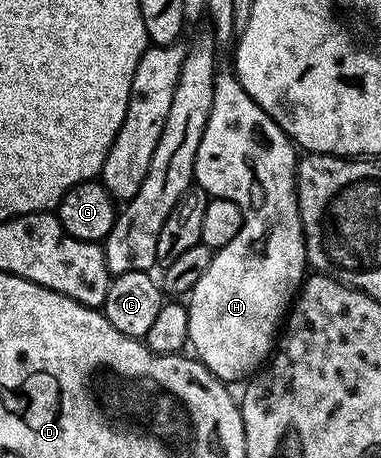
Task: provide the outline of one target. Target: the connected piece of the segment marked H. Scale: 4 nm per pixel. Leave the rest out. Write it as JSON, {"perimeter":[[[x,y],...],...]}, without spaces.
{"perimeter":[[[223,67],[216,68],[215,71],[215,90],[213,91],[213,107],[209,111],[209,123],[205,123],[205,135],[201,135],[201,147],[197,147],[197,159],[195,160],[195,180],[194,184],[202,192],[206,193],[208,198],[220,197],[229,199],[237,203],[243,212],[243,222],[241,231],[237,231],[237,236],[225,247],[215,250],[215,257],[209,263],[209,268],[205,270],[205,275],[197,279],[197,283],[191,288],[189,300],[186,302],[187,314],[189,315],[189,335],[187,340],[194,356],[200,361],[207,370],[224,383],[231,381],[246,382],[248,378],[259,372],[261,366],[272,356],[273,350],[277,345],[277,338],[281,333],[281,326],[295,300],[299,296],[299,291],[303,287],[303,282],[309,273],[307,263],[307,248],[303,238],[303,224],[299,214],[299,200],[295,190],[295,166],[297,164],[297,149],[286,131],[280,127],[265,110],[259,106],[249,94],[244,91],[239,82],[239,76],[235,74],[234,68]]]}

